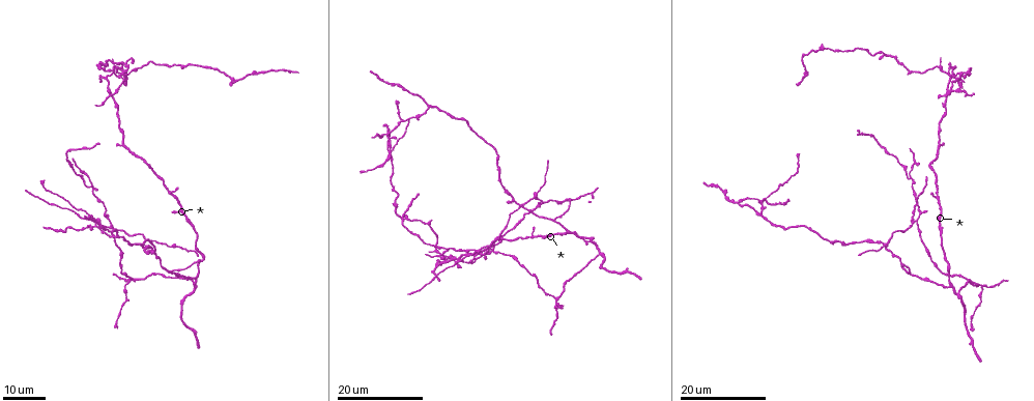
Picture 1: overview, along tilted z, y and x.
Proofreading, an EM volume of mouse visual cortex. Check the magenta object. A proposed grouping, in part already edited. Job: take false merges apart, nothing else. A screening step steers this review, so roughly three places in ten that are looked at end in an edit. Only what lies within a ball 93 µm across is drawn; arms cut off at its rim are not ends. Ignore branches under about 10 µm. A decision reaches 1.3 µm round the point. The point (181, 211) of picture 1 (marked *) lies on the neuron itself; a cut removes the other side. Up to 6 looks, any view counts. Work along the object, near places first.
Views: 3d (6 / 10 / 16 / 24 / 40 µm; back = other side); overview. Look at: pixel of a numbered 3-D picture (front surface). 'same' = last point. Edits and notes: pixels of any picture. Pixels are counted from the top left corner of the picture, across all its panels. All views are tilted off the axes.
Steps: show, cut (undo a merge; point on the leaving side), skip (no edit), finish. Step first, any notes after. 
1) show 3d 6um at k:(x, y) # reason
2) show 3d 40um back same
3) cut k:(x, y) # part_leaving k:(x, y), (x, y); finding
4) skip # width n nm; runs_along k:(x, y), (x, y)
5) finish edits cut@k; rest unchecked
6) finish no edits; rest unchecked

show 3d 24um at 1:(596, 244) # branch point

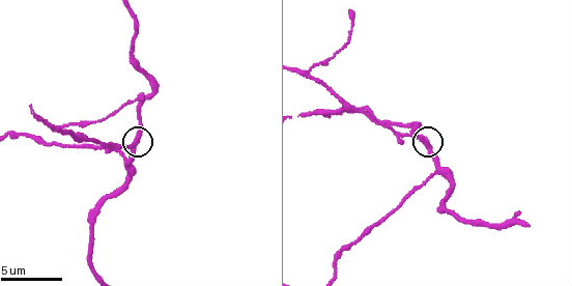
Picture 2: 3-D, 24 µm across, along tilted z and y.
show 3d 6um at 2:(136, 144)

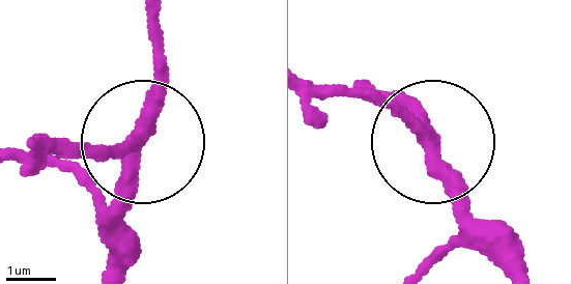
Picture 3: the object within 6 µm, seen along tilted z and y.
skip # arms 3; runs_along 3:(155, 22), (154, 119), (105, 238); all the same neuron

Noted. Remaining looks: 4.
show 3d 16um at 1:(529, 274) # sudden change in width

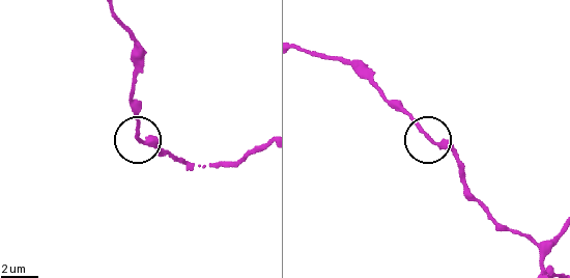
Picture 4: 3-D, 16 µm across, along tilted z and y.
show 3d 6um at 4:(143, 142) # zoom in

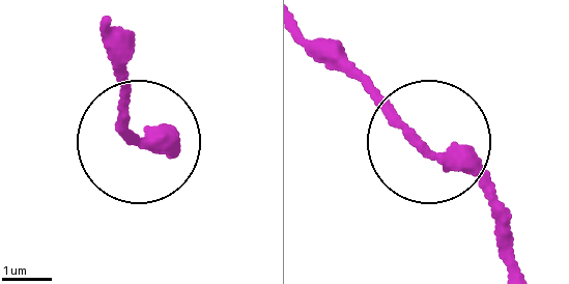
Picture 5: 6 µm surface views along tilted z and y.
skip # width 280 nm; runs_along 5:(516, 260), (490, 200), (346, 65); one neuron here

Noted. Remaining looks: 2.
show 3d 16um at 1:(110, 224) # looks like a crossing

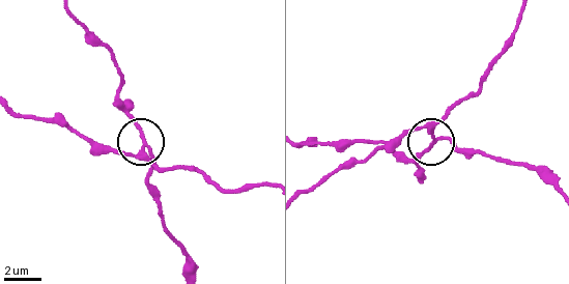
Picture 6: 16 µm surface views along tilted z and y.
show 3d 6um at 6:(142, 149)

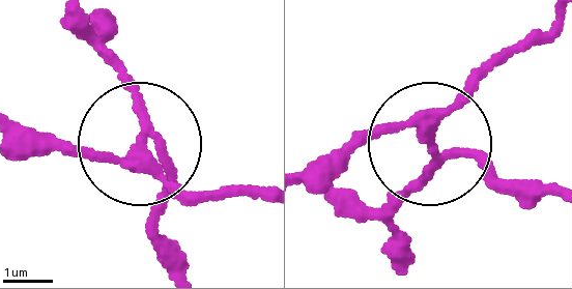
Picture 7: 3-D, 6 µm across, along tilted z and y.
cut 7:(69, 148) # width 210 nm; part_leaving 7:(144, 163), (201, 189), (261, 191); two neurons meet here

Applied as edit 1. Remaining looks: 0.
finish edits cut@7; rest unchecked

